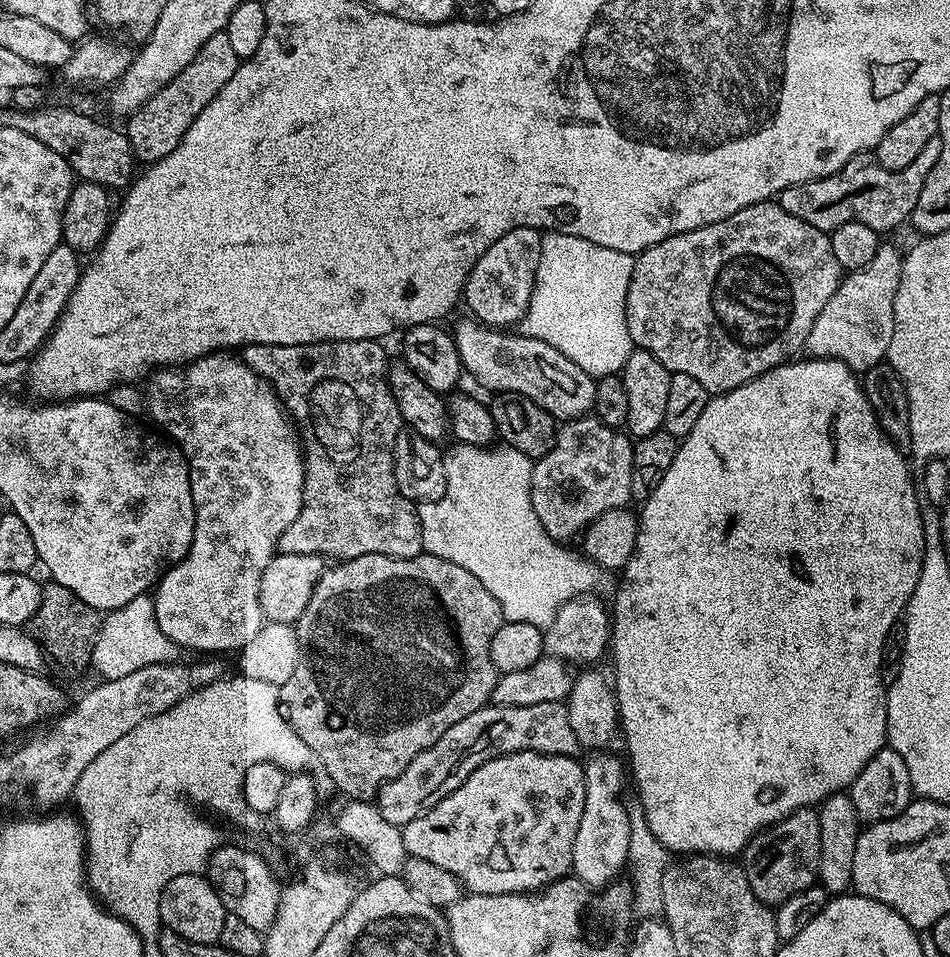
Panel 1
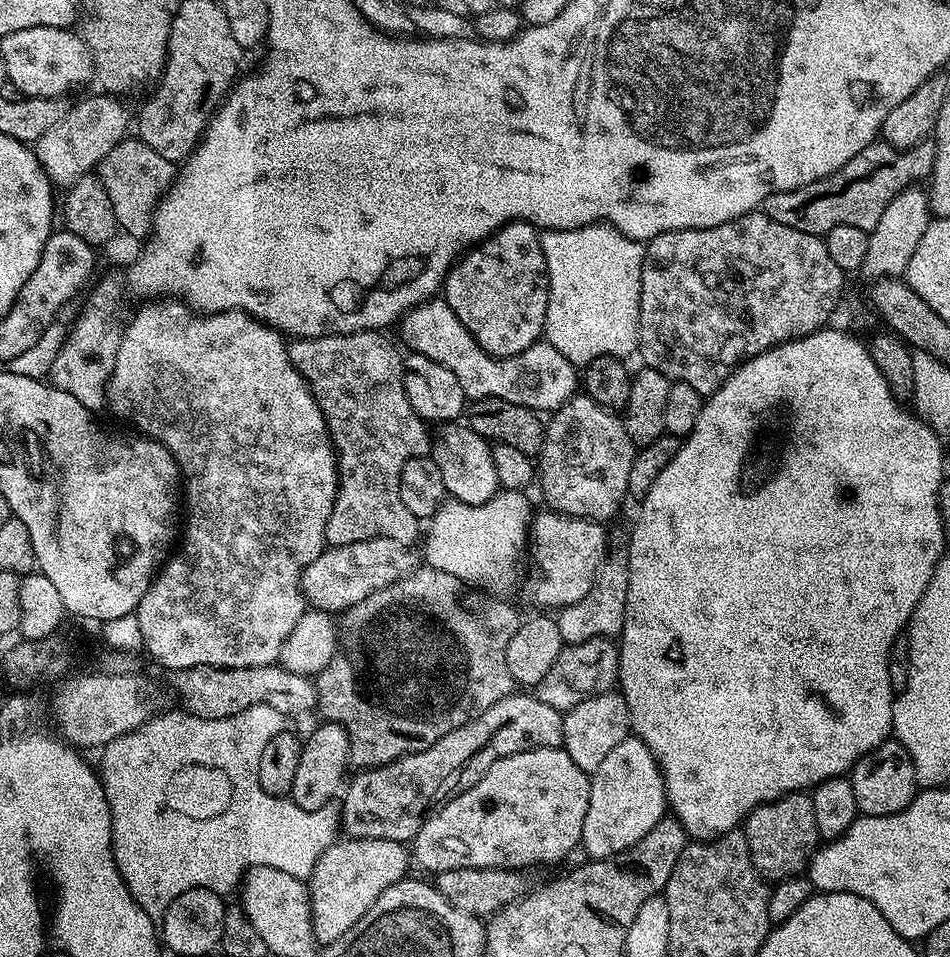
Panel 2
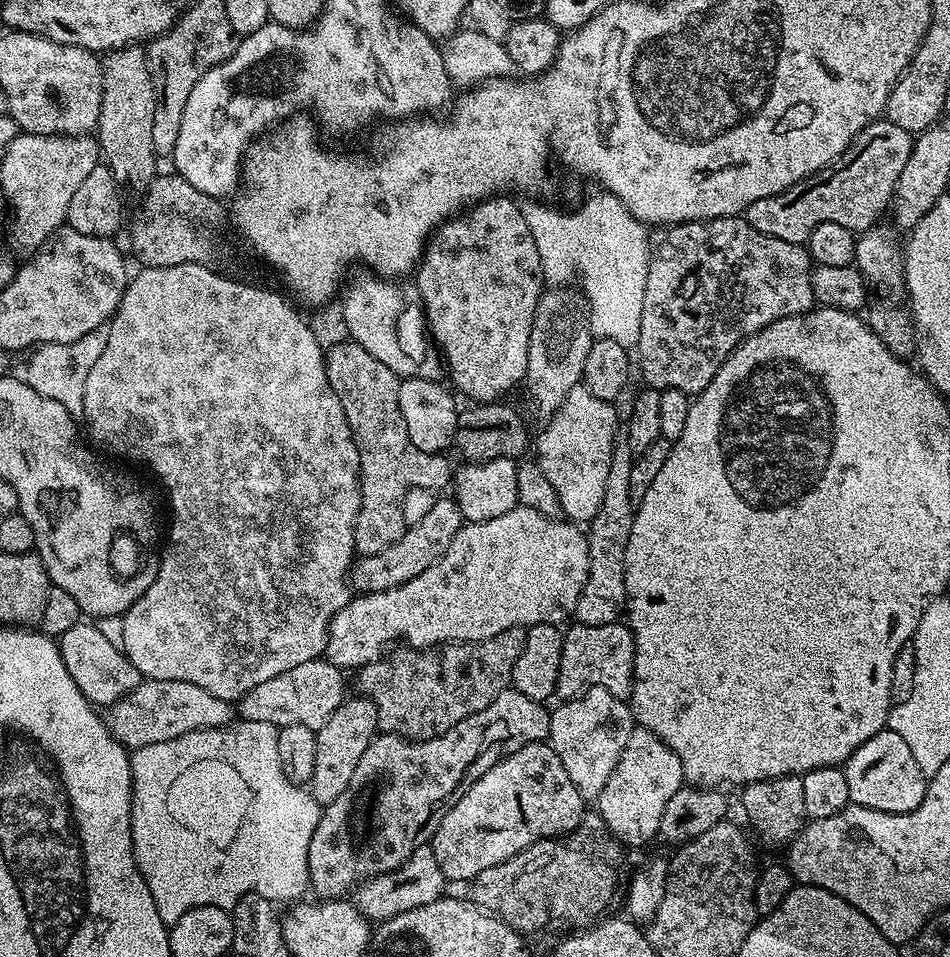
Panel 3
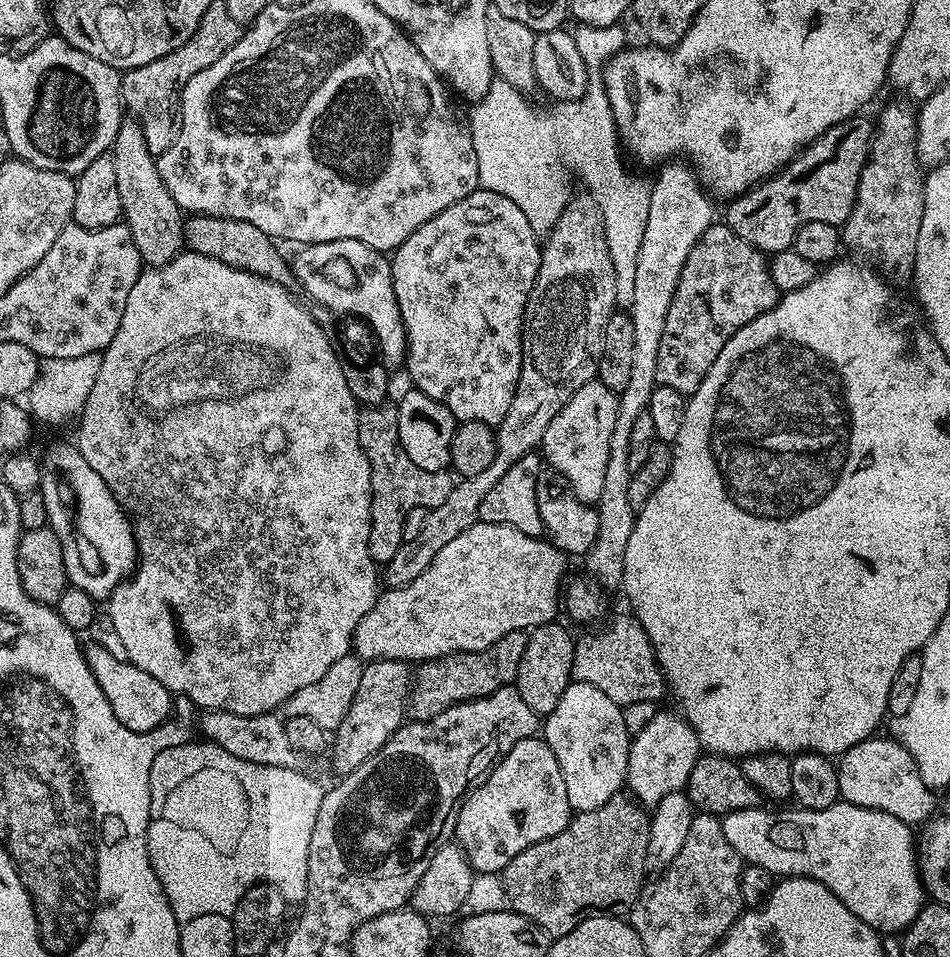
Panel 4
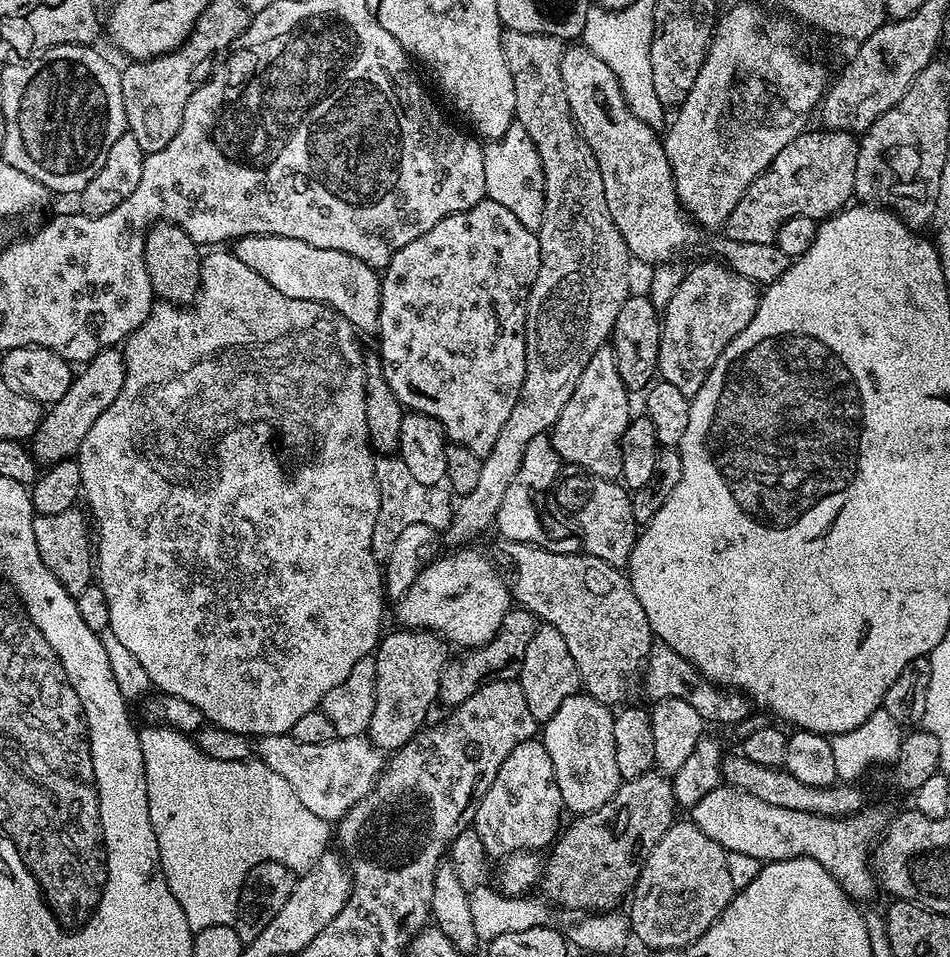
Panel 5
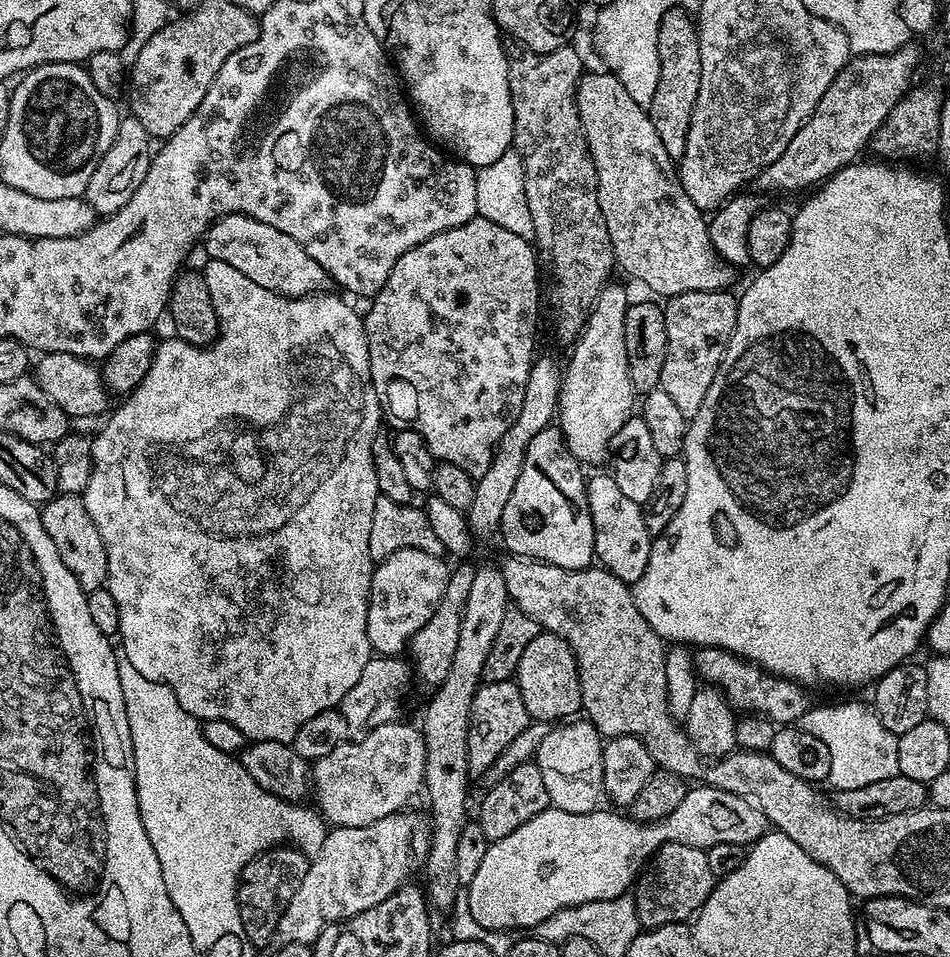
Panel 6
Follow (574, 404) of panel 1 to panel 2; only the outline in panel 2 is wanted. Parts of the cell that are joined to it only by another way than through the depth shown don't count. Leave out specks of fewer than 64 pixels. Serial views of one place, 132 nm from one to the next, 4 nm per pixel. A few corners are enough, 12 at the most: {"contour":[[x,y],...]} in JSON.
{"contour":[[442,298],[404,313],[415,355],[442,362],[469,401],[551,414],[577,395],[554,345],[491,356]]}

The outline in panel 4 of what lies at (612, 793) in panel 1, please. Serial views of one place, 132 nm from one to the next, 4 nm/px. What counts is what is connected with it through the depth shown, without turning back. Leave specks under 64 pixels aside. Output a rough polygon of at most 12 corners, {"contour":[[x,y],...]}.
{"contour":[[675,711],[628,746],[626,788],[645,806],[687,785],[702,749]]}

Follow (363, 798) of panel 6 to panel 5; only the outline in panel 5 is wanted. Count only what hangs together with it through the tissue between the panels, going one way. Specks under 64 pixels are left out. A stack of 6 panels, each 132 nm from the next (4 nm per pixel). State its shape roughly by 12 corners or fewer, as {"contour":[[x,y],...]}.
{"contour":[[262,736],[260,763],[302,806],[338,822],[374,787],[385,753],[364,736]]}

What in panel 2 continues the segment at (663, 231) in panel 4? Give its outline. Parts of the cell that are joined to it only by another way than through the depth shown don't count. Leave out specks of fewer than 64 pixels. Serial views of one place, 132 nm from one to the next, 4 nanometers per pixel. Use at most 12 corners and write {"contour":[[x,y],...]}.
{"contour":[[613,547],[586,598],[554,619],[565,644],[619,637],[628,549]]}

